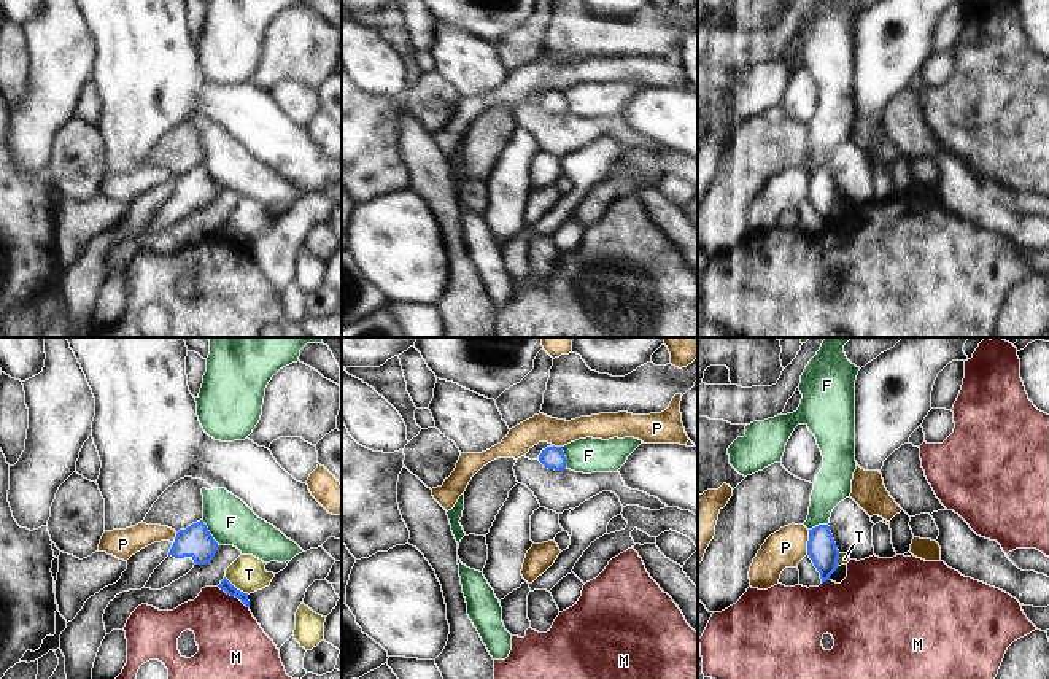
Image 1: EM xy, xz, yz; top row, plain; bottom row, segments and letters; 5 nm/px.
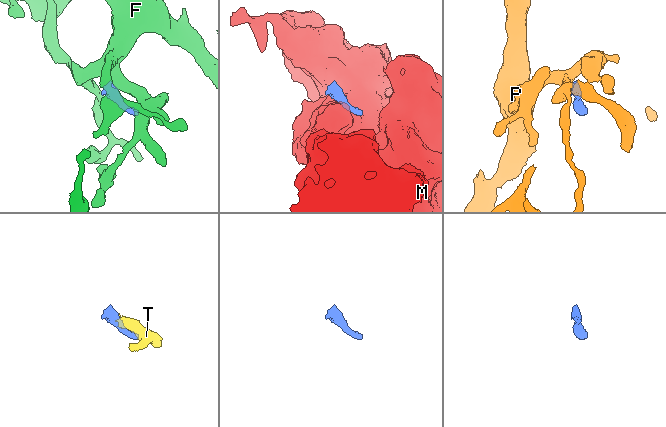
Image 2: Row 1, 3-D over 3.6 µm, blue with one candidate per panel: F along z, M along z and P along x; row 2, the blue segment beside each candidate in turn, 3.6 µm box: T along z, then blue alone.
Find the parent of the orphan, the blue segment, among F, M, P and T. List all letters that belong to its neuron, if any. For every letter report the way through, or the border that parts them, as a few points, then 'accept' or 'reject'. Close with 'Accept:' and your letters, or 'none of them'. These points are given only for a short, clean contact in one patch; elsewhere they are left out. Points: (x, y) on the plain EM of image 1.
F: border along xy (202, 164), (218, 186); reject
M: reject
P: border along yz (809, 174), (806, 197); reject
T: reject
Accept: none of them

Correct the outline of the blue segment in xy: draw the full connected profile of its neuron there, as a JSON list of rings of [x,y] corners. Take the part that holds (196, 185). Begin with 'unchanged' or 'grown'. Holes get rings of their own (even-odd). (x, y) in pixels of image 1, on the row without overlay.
grown; [[[203,164],[176,177],[168,200],[154,213],[145,232],[161,234],[186,219],[195,208],[213,204],[218,186],[210,178]]]

